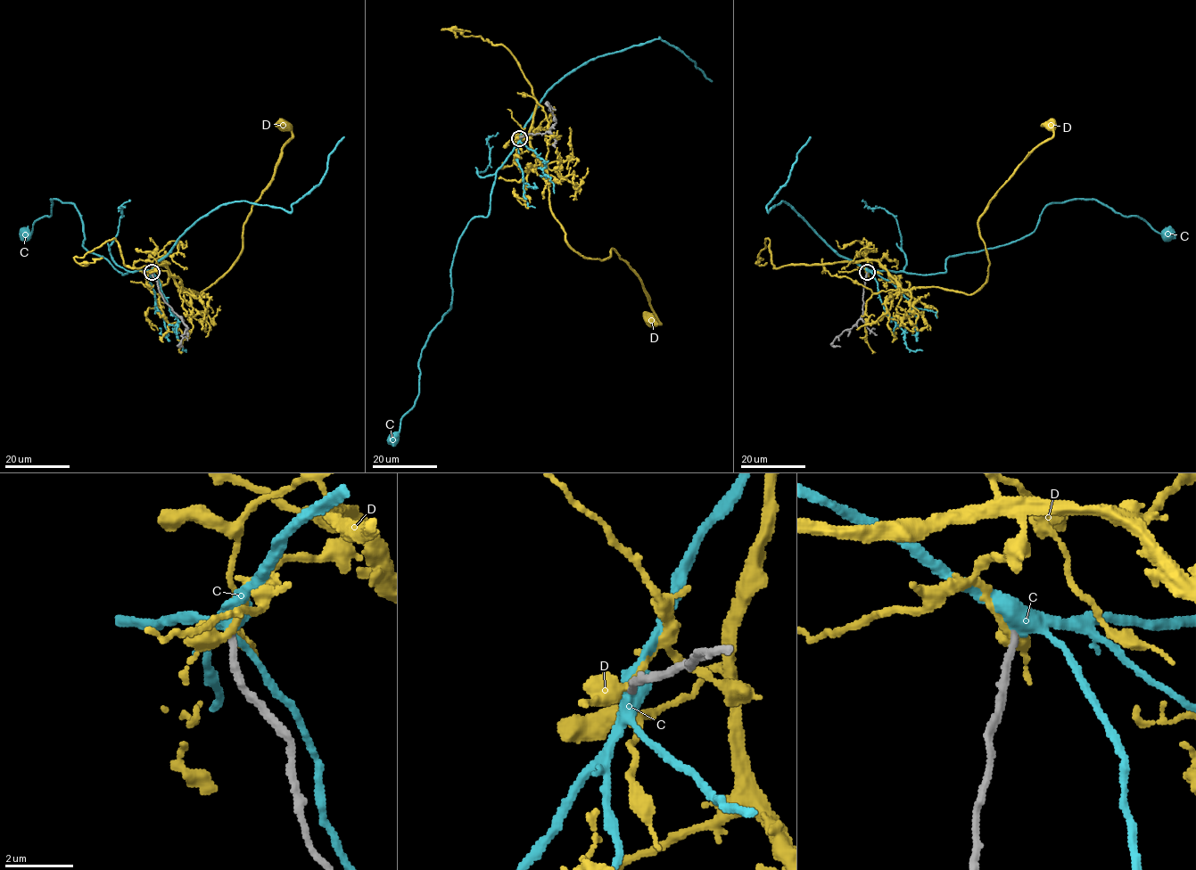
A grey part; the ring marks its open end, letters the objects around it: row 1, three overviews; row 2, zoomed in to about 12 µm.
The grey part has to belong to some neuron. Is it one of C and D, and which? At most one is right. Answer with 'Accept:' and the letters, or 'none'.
Accept: C

